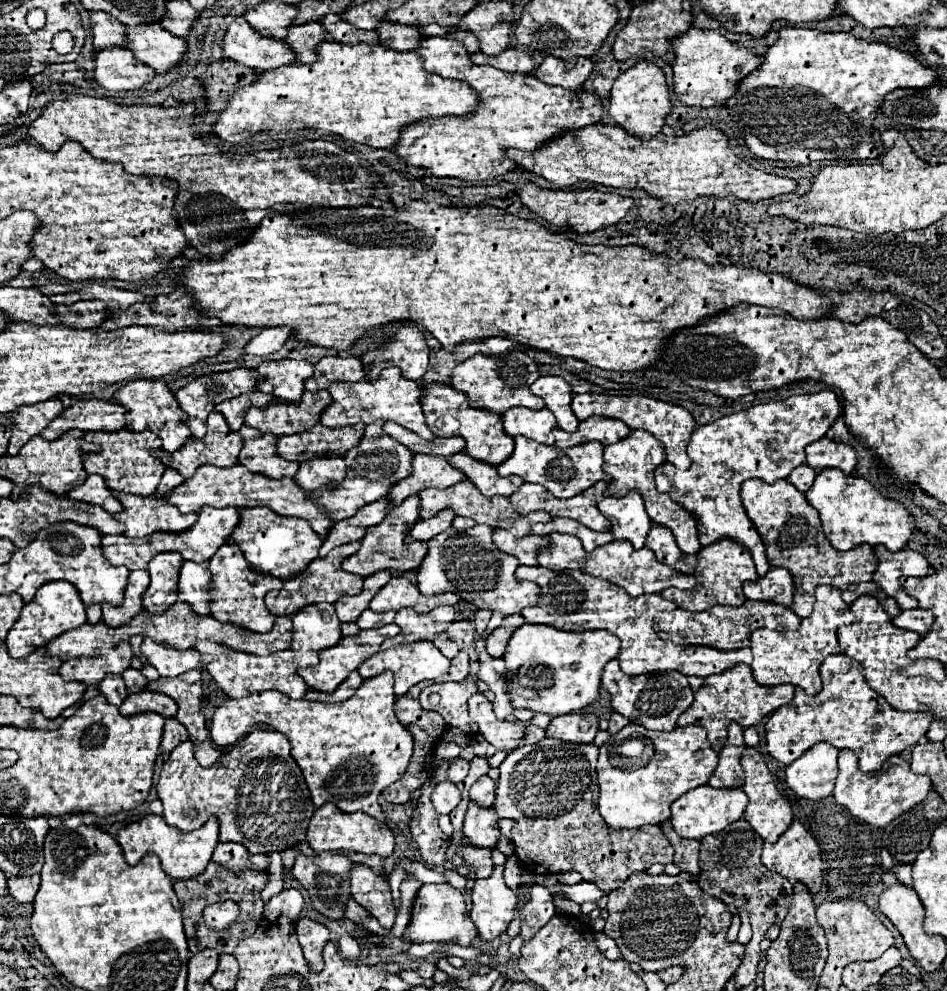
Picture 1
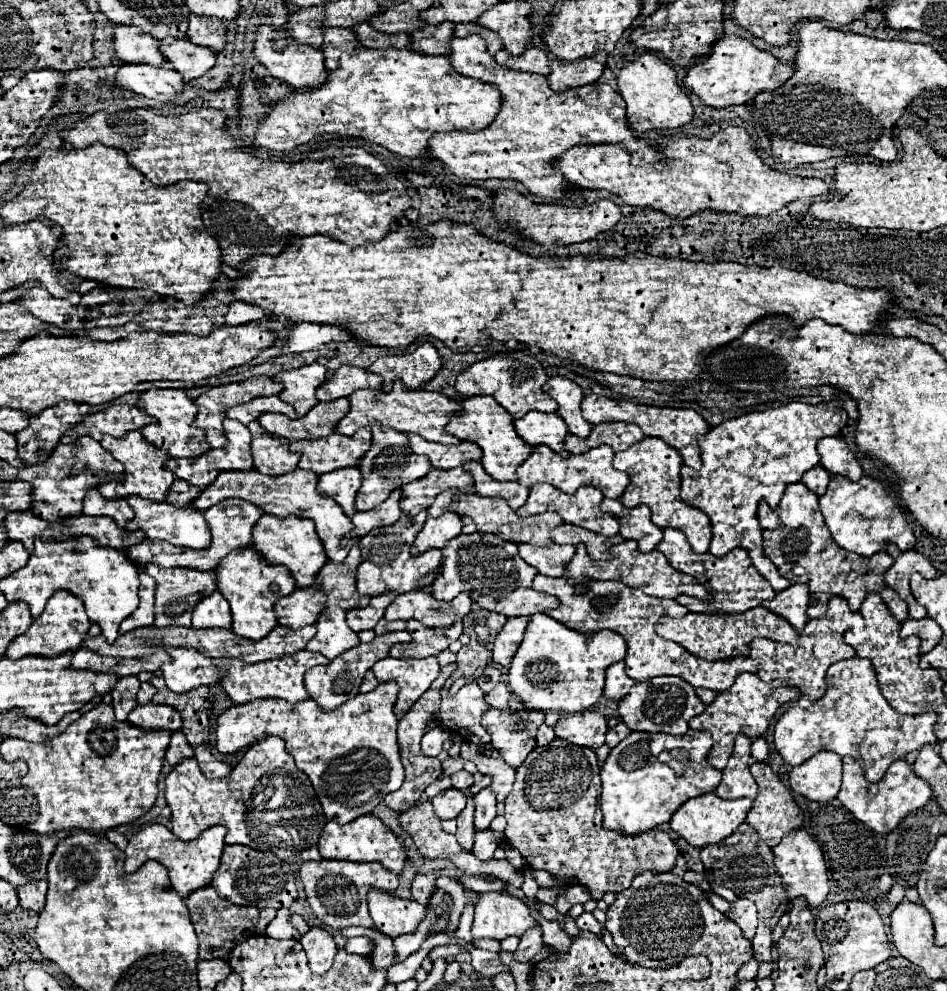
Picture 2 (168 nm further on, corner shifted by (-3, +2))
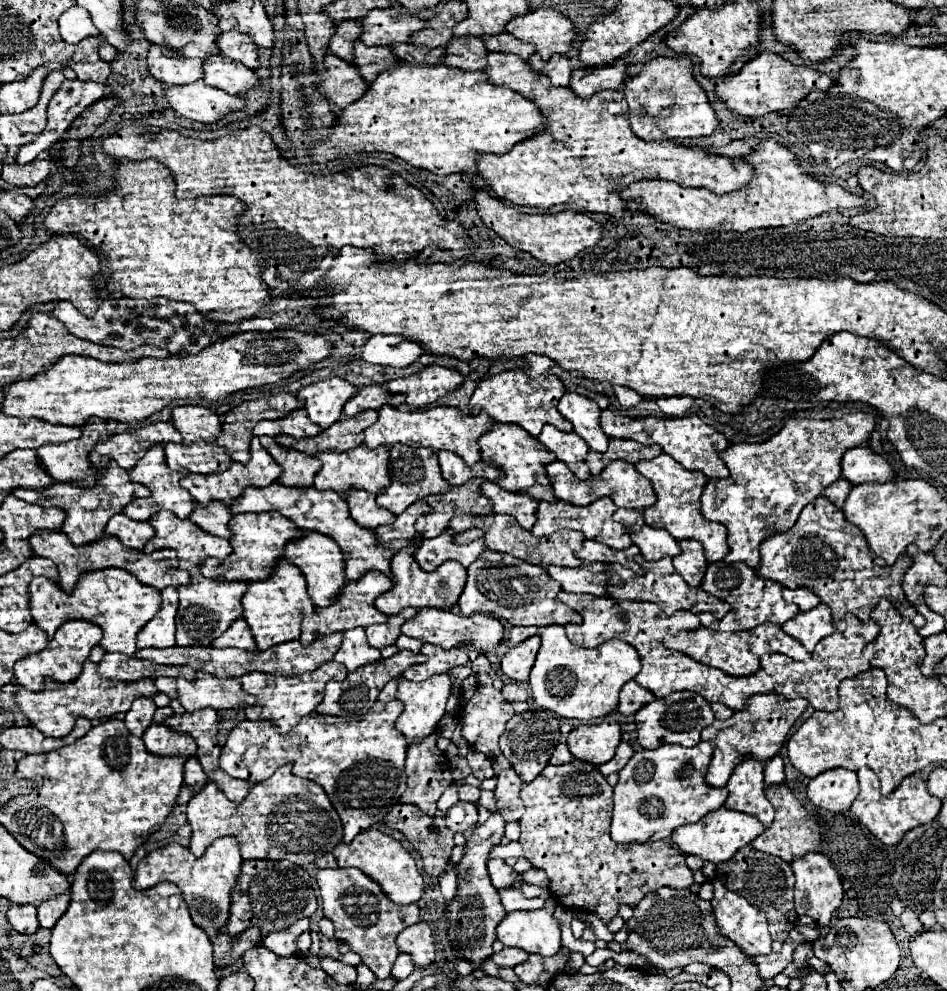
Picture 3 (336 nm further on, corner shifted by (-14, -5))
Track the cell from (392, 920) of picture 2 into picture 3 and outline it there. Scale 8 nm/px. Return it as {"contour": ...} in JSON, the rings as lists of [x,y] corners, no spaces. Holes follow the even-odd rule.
{"contour":[[[421,920],[413,926],[407,926],[397,936],[397,946],[401,952],[407,952],[413,956],[413,964],[417,966],[429,966],[435,960],[435,942],[433,942],[433,930],[429,922]]]}

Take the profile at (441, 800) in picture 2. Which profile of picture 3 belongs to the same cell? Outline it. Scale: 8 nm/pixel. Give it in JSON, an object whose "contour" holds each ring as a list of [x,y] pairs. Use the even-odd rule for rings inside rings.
{"contour":[[[457,802],[447,810],[447,828],[453,832],[465,832],[477,822],[477,806],[471,802]]]}

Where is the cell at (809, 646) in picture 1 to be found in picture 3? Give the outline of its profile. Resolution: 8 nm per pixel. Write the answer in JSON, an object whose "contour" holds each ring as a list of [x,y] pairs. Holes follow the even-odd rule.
{"contour":[[[853,614],[845,616],[847,628],[845,632],[835,632],[831,636],[825,636],[817,648],[813,650],[813,656],[809,662],[797,662],[783,654],[767,654],[761,660],[761,668],[775,678],[775,692],[785,698],[805,698],[815,710],[835,710],[839,704],[837,688],[843,678],[857,676],[859,672],[865,672],[871,668],[871,664],[863,658],[863,648],[879,634],[877,626],[863,624]]]}

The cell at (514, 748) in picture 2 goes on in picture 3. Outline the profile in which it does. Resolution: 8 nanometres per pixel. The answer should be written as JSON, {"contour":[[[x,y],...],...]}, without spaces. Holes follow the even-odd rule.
{"contour":[[[517,714],[507,722],[507,728],[503,736],[499,738],[499,746],[501,746],[501,752],[509,758],[513,770],[521,776],[521,780],[531,782],[545,768],[559,740],[561,740],[561,732],[559,732],[557,718],[545,718],[545,720],[535,718],[533,720],[533,714]]]}

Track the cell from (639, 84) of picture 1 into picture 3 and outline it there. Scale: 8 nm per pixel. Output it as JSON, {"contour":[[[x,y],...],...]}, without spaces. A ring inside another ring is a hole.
{"contour":[[[653,58],[643,70],[625,82],[625,98],[629,102],[629,122],[641,140],[687,140],[709,136],[719,120],[709,106],[703,88],[693,78],[693,64],[687,58]]]}

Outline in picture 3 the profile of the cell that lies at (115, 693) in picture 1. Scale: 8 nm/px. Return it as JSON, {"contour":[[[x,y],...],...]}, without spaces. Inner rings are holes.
{"contour":[[[135,698],[131,710],[125,714],[125,726],[129,728],[131,734],[141,736],[147,726],[153,724],[153,712],[155,712],[155,702],[151,698]]]}

